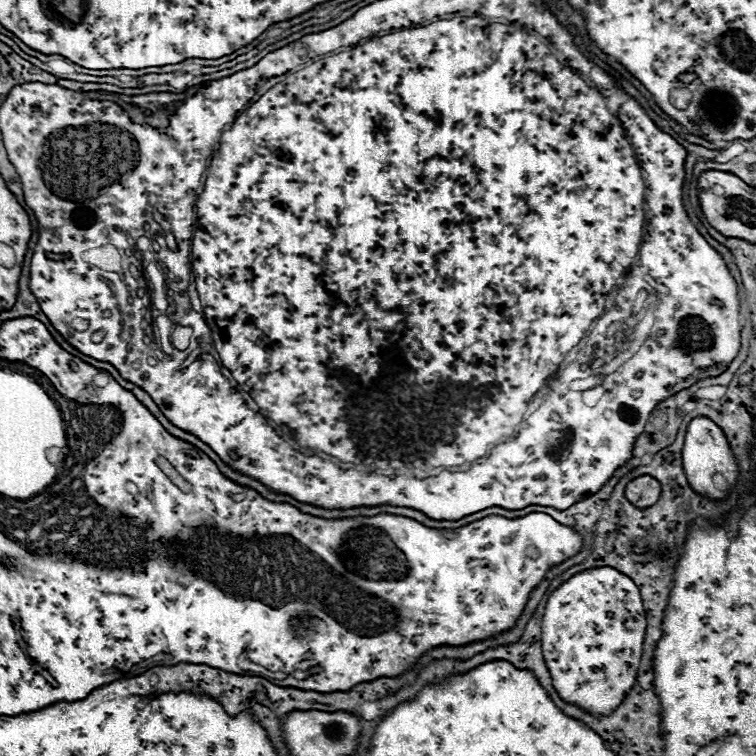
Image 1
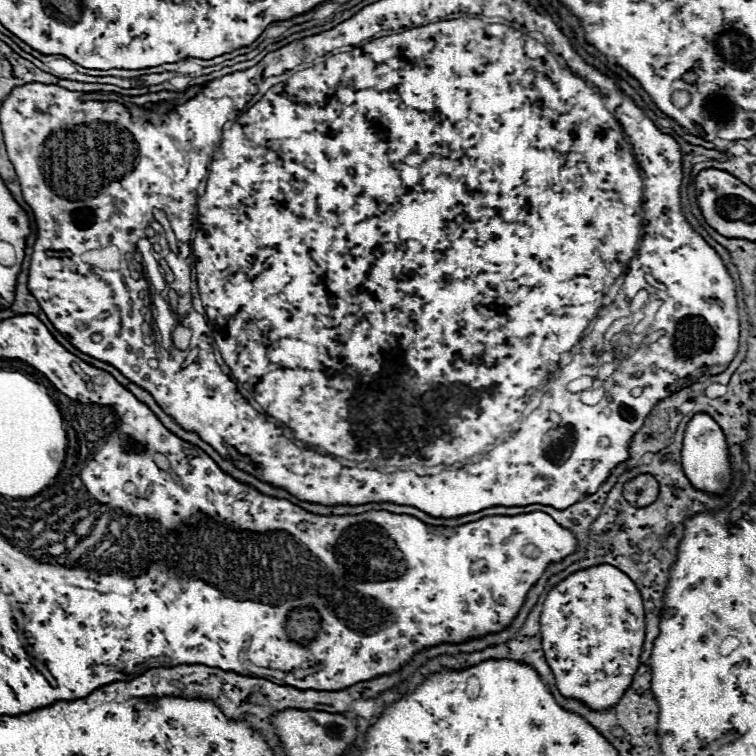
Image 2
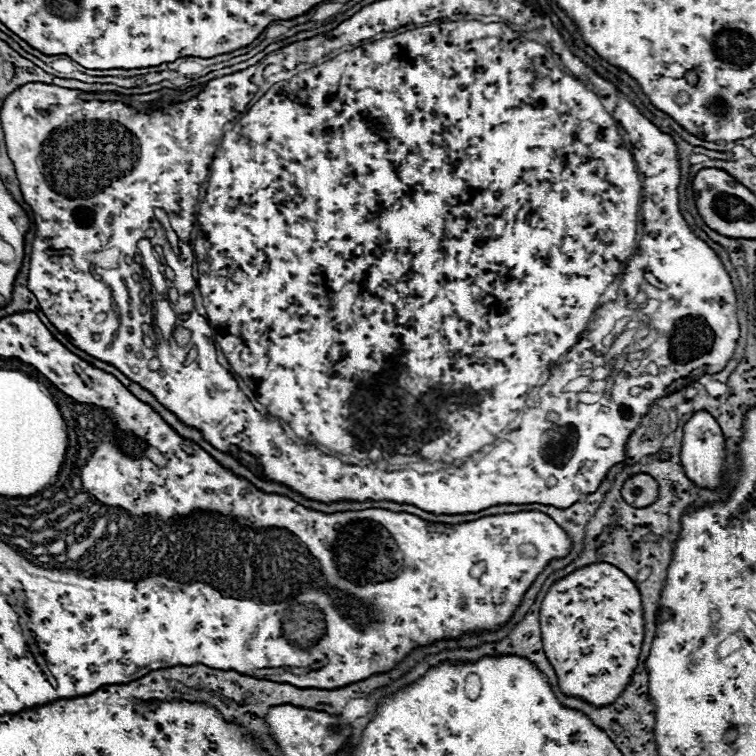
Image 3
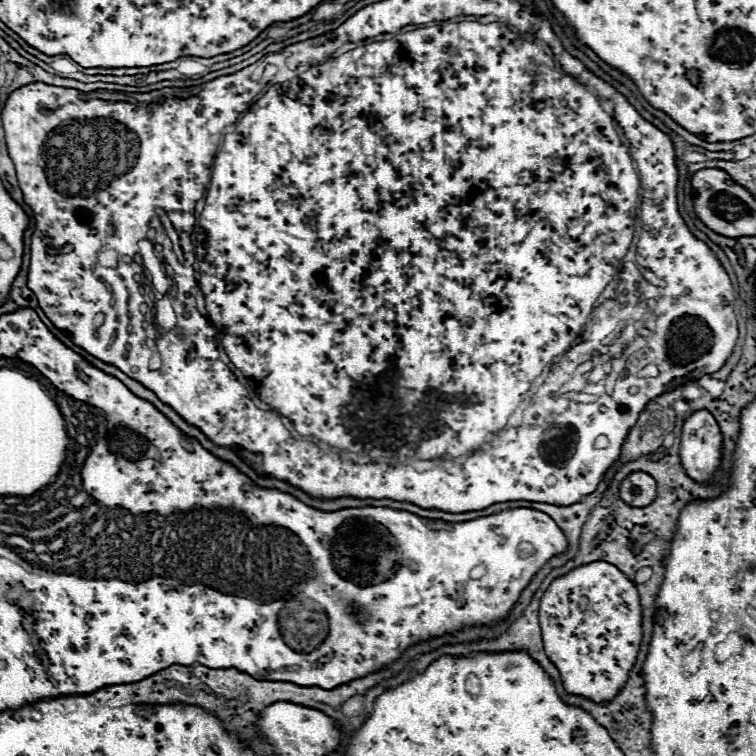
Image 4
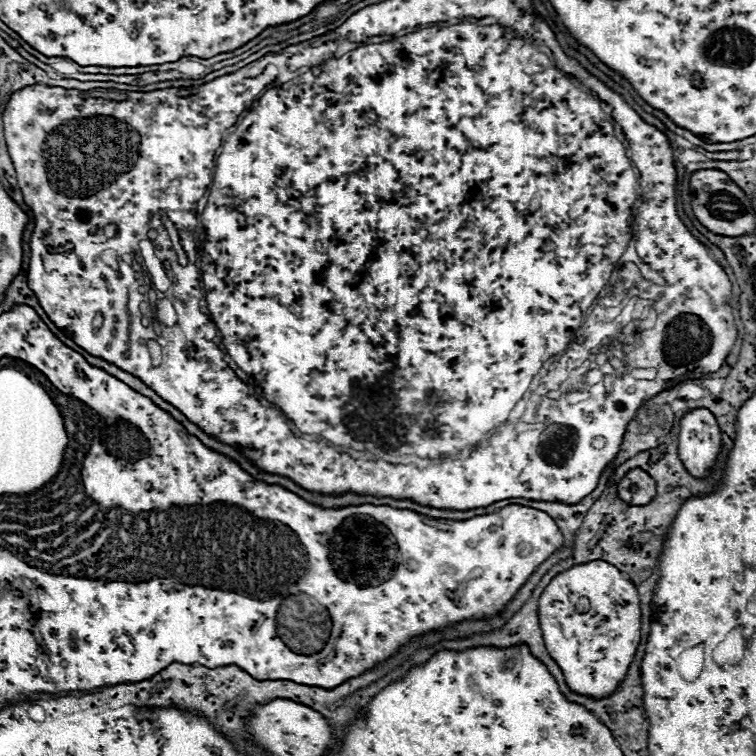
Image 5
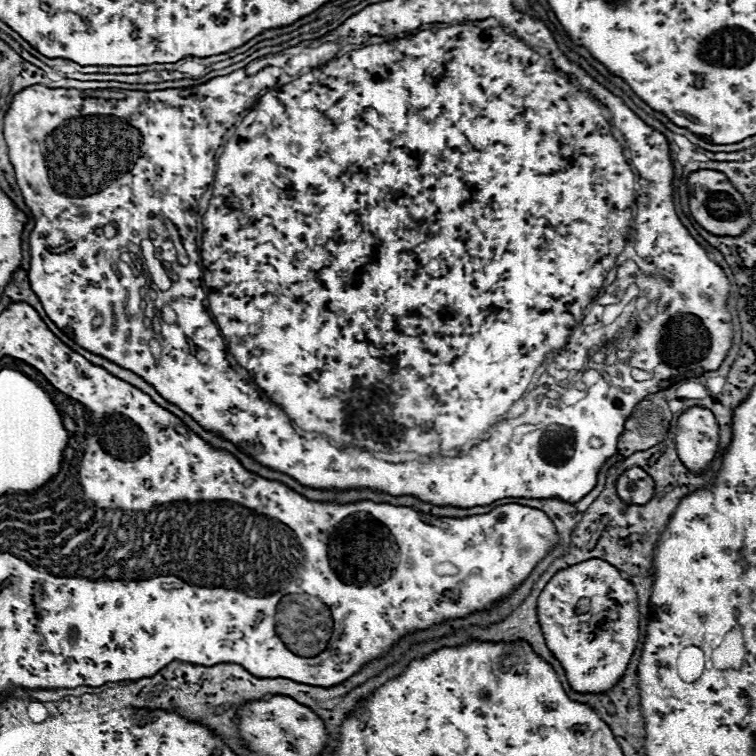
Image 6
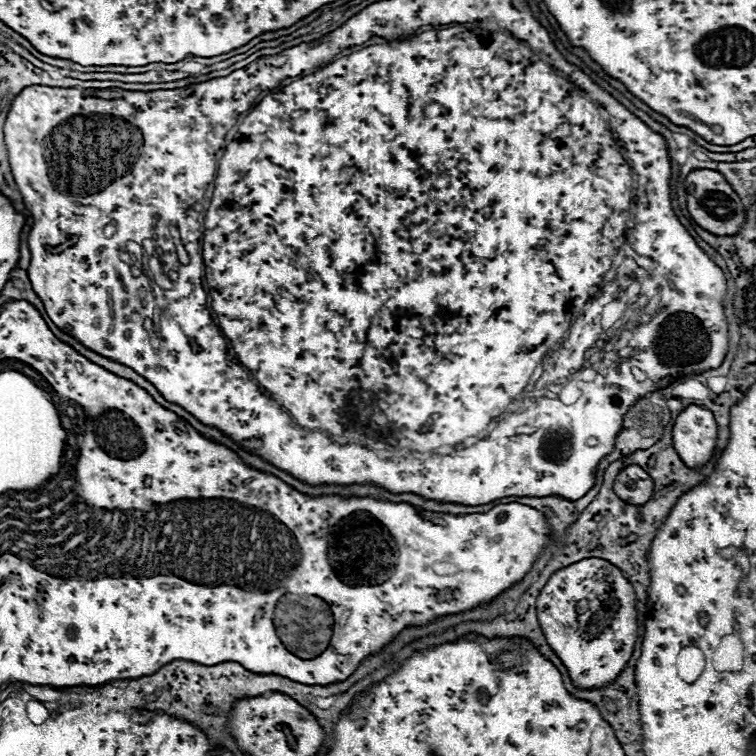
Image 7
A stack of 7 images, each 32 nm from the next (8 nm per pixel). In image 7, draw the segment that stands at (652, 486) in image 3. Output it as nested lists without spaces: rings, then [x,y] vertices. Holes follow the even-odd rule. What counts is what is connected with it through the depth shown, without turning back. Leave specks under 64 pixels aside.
[[[626,466],[614,480],[614,492],[628,504],[646,504],[652,496],[654,482],[640,466]]]

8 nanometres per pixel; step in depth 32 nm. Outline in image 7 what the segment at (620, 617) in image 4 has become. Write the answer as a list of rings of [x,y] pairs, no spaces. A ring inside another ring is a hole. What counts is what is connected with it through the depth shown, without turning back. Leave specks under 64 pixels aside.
[[[586,558],[550,576],[536,600],[538,620],[578,688],[600,688],[622,672],[636,644],[634,604],[632,584],[608,560]]]

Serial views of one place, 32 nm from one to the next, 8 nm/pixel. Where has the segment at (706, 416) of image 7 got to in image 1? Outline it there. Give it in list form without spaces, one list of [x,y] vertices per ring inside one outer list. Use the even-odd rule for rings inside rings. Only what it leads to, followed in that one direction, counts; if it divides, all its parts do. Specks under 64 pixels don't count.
[[[696,416],[686,430],[686,438],[684,438],[684,448],[682,448],[682,466],[686,472],[686,478],[690,480],[690,486],[696,492],[702,492],[702,496],[708,496],[712,500],[724,500],[738,481],[738,468],[732,456],[732,450],[726,442],[724,432],[706,416]],[[721,474],[728,484],[730,489],[727,493],[719,490],[714,483],[714,476]]]

